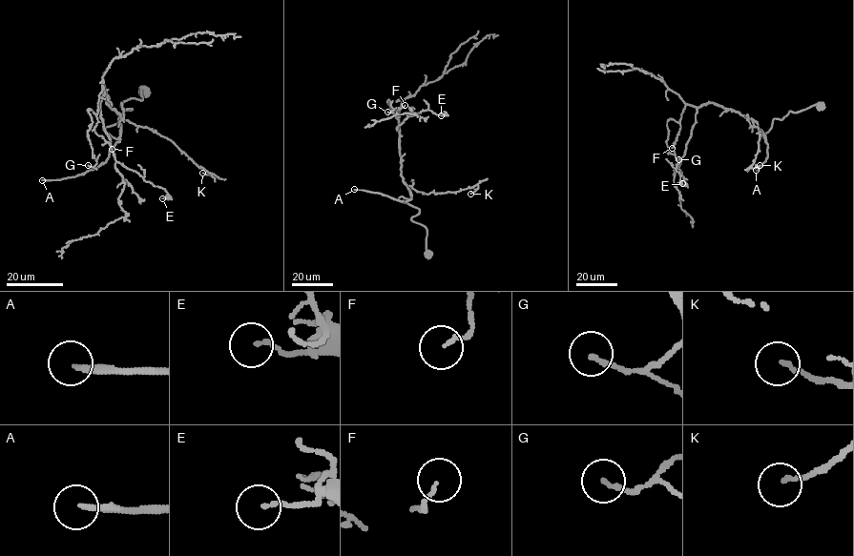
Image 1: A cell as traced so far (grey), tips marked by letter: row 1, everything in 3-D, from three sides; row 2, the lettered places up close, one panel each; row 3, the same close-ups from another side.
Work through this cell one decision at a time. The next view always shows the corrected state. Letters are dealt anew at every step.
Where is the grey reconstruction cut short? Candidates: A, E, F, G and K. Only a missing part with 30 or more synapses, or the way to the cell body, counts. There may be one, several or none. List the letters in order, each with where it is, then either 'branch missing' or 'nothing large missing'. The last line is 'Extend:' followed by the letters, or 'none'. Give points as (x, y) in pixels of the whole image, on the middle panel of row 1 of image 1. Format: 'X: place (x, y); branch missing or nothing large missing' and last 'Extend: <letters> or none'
A: place (354, 189); branch missing
E: place (441, 115); nothing large missing
F: place (405, 105); nothing large missing
G: place (387, 112); nothing large missing
K: place (470, 194); nothing large missing
Extend: A

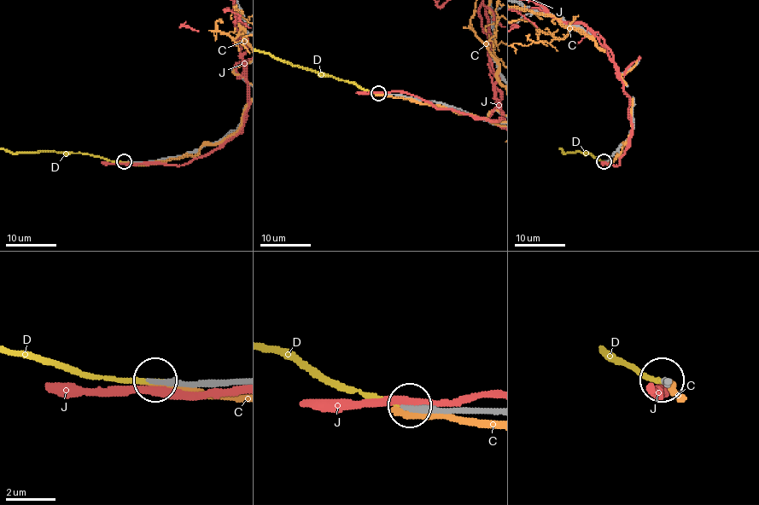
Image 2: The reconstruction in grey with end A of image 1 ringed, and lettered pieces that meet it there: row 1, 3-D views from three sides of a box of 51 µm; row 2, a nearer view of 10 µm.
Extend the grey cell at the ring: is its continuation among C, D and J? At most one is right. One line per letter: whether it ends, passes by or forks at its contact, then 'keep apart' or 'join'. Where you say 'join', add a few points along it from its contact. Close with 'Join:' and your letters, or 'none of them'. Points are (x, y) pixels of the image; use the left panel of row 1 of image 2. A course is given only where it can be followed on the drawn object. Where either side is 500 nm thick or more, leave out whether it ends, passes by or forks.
C: it passes by | keep apart
D: it ends | join
J: it passes by | keep apart
Join: D

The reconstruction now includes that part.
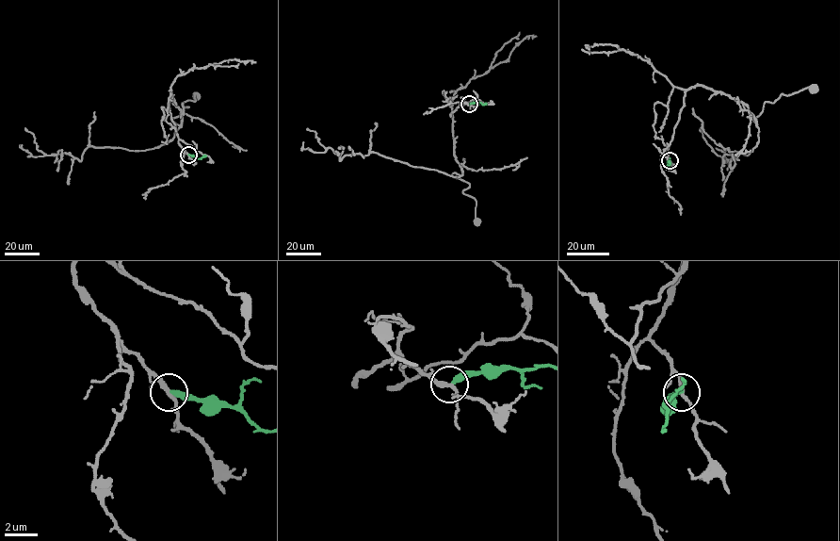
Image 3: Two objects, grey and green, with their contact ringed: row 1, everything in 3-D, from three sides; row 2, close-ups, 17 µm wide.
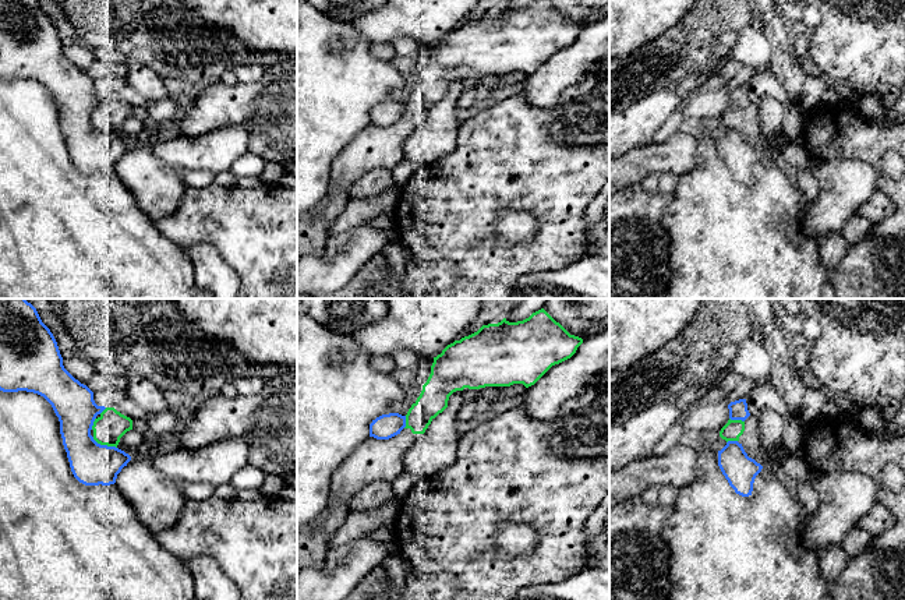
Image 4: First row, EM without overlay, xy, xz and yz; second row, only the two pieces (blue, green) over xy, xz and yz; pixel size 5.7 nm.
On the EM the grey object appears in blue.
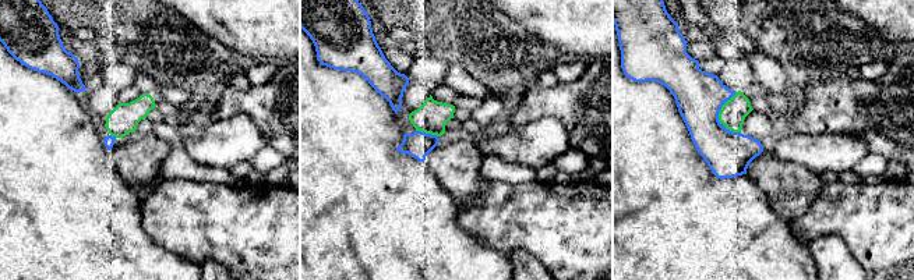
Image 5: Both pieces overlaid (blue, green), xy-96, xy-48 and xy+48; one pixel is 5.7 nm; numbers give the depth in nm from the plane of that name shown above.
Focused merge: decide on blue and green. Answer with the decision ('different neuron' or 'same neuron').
different neuron

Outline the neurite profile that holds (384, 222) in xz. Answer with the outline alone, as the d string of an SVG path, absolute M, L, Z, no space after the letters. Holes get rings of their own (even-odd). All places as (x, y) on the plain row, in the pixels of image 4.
M379 215L377 218L367 219L364 225L372 226L378 230L383 230L386 233L386 244L399 239L392 215Z

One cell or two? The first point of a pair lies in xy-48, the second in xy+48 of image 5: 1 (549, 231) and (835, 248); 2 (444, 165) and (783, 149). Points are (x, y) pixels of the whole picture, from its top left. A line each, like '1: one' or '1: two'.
1: two
2: two

